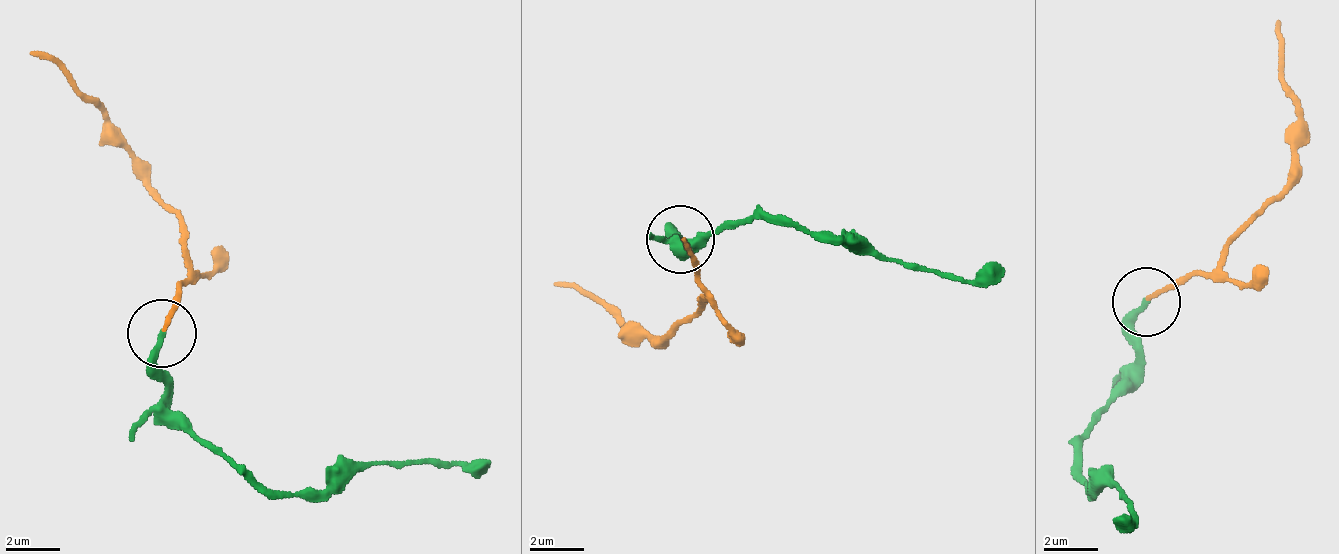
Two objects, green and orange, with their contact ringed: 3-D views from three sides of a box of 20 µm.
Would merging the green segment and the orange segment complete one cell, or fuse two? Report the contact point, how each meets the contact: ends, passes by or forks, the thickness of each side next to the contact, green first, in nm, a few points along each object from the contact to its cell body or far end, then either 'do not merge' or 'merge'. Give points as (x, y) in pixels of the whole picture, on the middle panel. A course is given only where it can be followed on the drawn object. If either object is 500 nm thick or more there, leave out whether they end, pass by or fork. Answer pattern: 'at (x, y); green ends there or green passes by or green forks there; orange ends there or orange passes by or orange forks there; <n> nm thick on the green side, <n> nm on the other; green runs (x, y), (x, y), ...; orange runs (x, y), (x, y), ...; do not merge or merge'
at (680, 239); green ends there; orange ends there; 240 nm thick on the green side, 150 nm on the other; green runs (678, 238), (683, 252), (756, 216), (857, 237), (906, 264), (960, 280), (1002, 265); orange runs (679, 236), (700, 287), (702, 312), (663, 339), (618, 322), (552, 286); do not merge

